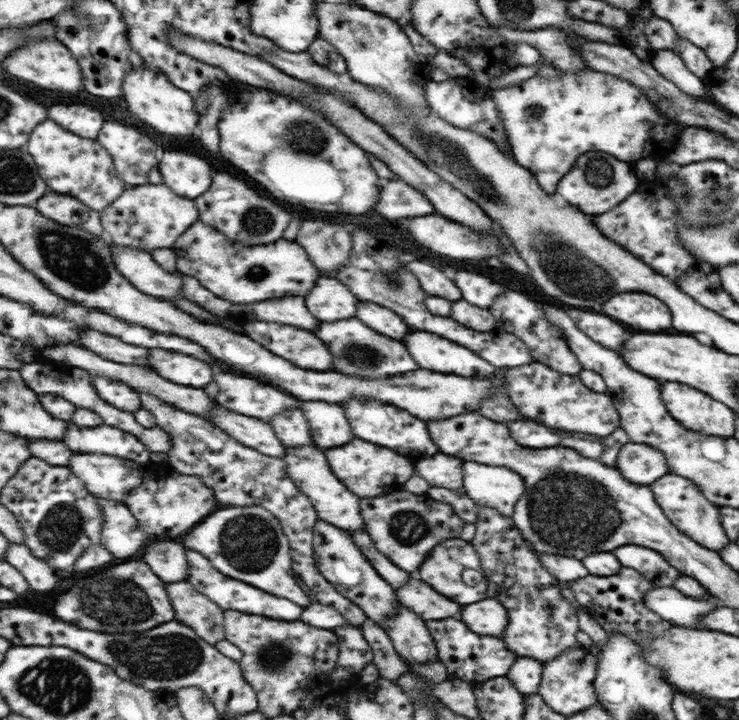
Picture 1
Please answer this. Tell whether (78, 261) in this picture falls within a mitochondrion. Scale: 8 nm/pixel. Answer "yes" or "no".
yes

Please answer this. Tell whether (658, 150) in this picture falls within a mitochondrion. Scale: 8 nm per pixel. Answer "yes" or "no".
no

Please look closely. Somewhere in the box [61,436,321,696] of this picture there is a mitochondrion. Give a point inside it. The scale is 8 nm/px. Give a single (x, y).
(166, 657)

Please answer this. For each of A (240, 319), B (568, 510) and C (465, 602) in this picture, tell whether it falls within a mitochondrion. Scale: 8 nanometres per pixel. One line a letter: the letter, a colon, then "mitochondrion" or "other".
A: other
B: mitochondrion
C: other

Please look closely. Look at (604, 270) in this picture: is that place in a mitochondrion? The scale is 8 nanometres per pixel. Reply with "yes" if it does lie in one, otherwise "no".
yes

